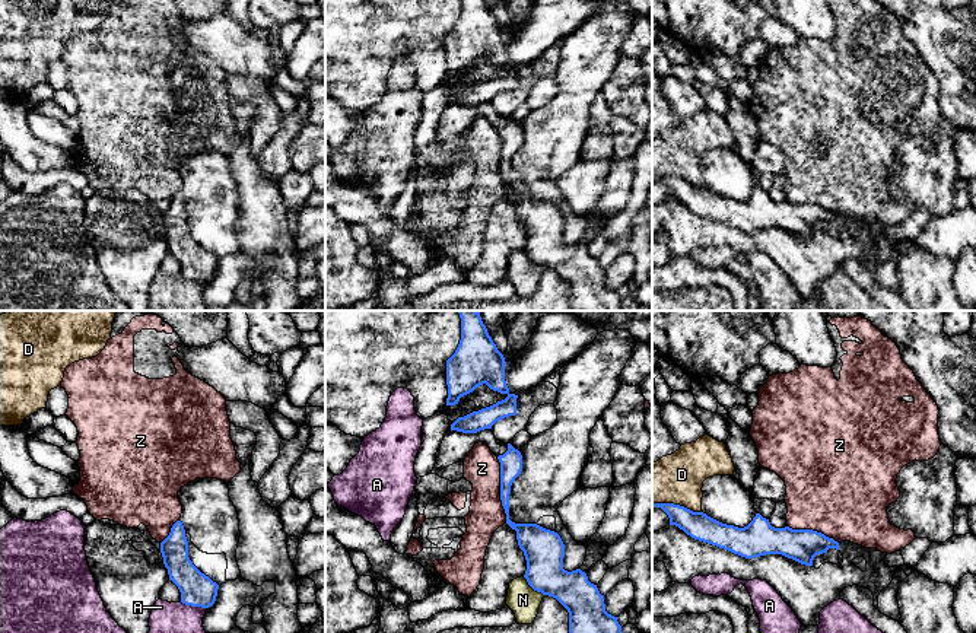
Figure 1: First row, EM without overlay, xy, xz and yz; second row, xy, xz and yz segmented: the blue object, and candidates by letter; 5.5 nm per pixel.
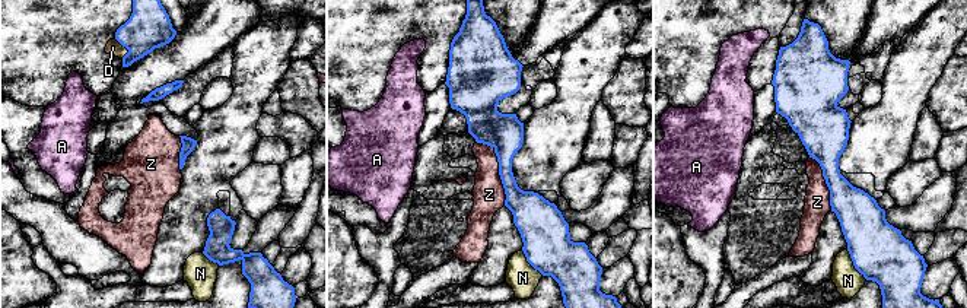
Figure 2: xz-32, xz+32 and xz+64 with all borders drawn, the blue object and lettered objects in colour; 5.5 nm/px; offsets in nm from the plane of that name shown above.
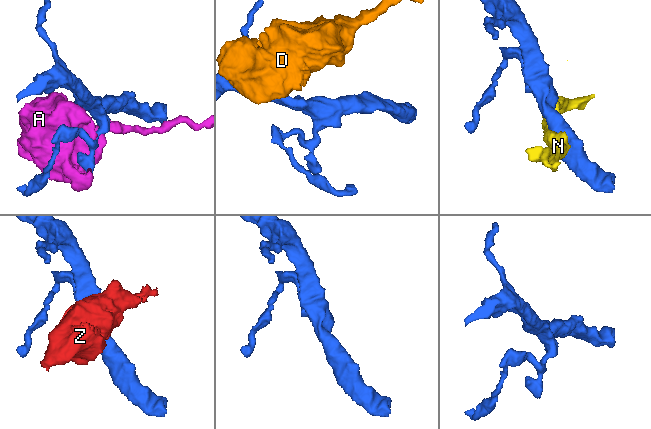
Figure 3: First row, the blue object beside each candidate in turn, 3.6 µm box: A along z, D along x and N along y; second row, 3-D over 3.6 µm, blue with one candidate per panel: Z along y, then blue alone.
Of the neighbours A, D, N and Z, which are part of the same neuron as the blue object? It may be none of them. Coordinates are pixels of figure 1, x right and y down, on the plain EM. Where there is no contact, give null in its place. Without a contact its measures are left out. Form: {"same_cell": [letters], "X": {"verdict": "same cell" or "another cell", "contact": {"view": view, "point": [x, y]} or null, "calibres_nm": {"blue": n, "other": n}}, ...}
{"same_cell": [], "A": {"verdict": "another cell", "contact": {"view": "xy", "point": [193, 279]}, "calibres_nm": {"blue": 190, "other": 300}}, "D": {"verdict": "another cell", "contact": {"view": "yz", "point": [677, 178]}, "calibres_nm": {"blue": 150, "other": 280}}, "N": {"verdict": "another cell", "contact": {"view": "xz", "point": [533, 261]}, "calibres_nm": {"blue": 220, "other": 170}}, "Z": {"verdict": "another cell", "contact": {"view": "xz", "point": [501, 162]}, "calibres_nm": {"blue": 130, "other": 200}}}

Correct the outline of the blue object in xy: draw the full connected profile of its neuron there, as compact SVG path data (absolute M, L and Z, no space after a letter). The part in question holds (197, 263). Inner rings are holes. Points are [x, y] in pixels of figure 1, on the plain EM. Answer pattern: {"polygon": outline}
{"polygon": "M177 194L169 209L160 216L163 238L179 265L181 276L209 281L214 277L219 258L201 246L188 230L188 214L181 194Z"}

